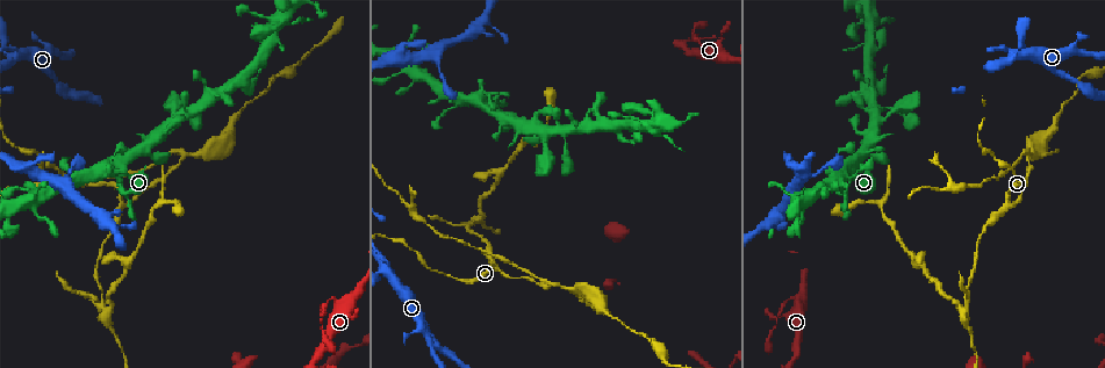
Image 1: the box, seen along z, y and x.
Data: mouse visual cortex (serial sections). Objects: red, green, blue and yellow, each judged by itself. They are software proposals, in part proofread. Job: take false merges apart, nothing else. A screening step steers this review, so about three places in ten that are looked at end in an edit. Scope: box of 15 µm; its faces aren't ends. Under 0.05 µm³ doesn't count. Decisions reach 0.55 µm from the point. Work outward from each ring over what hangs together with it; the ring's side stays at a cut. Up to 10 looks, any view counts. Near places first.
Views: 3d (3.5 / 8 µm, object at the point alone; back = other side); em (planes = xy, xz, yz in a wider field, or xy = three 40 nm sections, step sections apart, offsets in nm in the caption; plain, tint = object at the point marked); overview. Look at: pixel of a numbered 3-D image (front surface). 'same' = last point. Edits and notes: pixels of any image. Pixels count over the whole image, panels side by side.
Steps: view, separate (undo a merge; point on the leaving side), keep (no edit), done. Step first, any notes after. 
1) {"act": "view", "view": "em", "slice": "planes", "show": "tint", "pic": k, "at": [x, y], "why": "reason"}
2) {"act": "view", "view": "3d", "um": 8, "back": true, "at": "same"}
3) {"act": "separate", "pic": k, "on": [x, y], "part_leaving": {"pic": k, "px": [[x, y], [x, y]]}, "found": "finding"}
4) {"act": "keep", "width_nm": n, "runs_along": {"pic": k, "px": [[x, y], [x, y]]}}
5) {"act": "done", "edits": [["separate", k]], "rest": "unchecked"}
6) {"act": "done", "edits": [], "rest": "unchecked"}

{"act": "view", "view": "3d", "um": 8, "pic": 1, "at": [1001, 209], "why": "side arm on a straight run"}

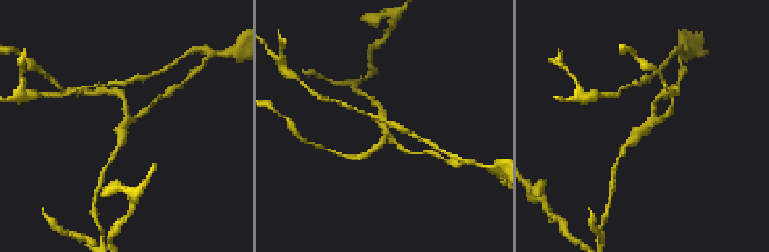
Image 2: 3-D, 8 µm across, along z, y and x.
{"act": "view", "view": "3d", "um": 3.5, "pic": 2, "at": [123, 128]}

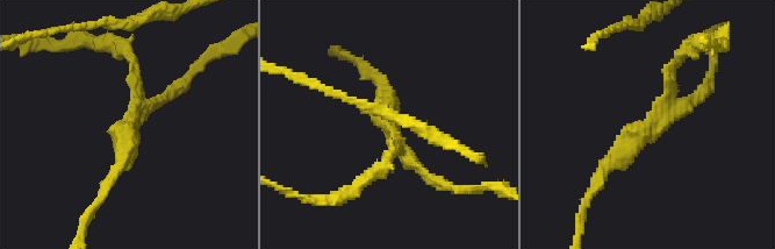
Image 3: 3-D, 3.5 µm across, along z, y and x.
{"act": "view", "view": "em", "slice": "xy", "step": 1, "show": "tint", "pic": 3, "at": [392, 130], "arms": 3, "arm_widths_nm": [150, 150, 250]}

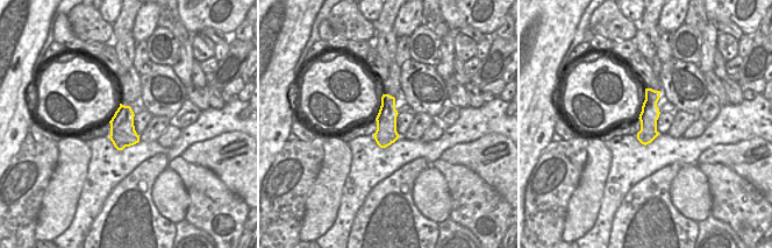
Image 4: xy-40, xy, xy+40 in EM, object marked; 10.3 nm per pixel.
{"act": "keep", "runs_along": {"pic": 4, "px": [[648, 91], [649, 117], [644, 141]]}, "found": "one cell here"}

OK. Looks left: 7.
{"act": "view", "view": "3d", "um": 3.5, "pic": 1, "at": [108, 309], "why": "sudden change in width"}

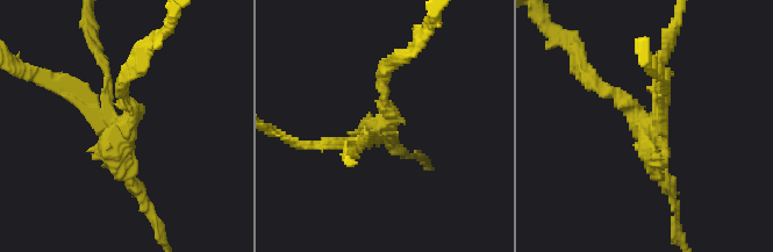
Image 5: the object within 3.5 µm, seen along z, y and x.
{"act": "view", "view": "em", "slice": "xy", "step": 1, "show": "tint", "pic": 5, "at": [122, 131], "arms": 4, "arm_widths_nm": [100, 150, 150, 200]}

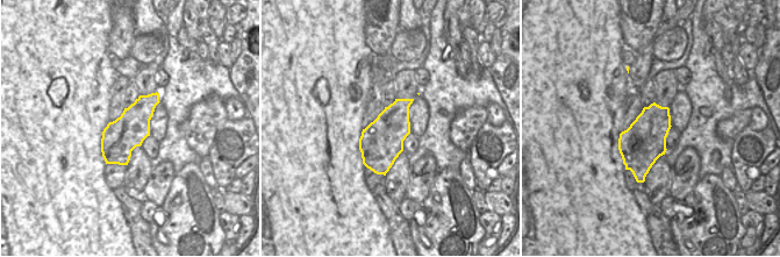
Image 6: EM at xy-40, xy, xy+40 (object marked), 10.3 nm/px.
{"act": "separate", "pic": 5, "on": [64, 91], "part_leaving": {"pic": 5, "px": [[121, 131], [135, 60]]}, "found": "two cells meet here"}

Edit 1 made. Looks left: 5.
{"act": "view", "view": "3d", "um": 3.5, "pic": 1, "at": [789, 300], "why": "narrows sharply"}

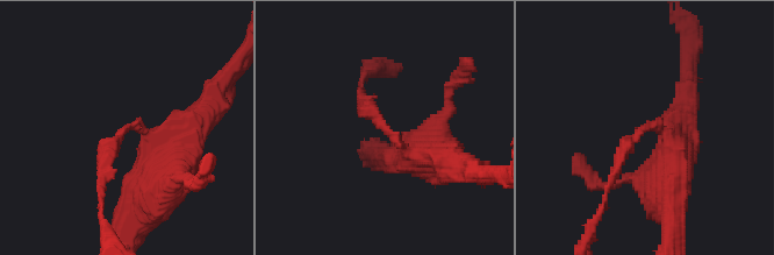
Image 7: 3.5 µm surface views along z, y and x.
{"act": "view", "view": "em", "slice": "planes", "show": "tint", "pic": 7, "at": [642, 129], "why": "shape alone is not enough"}

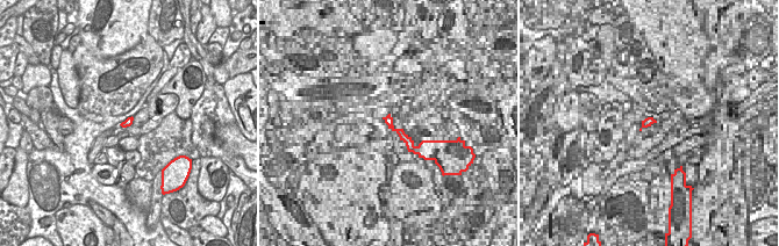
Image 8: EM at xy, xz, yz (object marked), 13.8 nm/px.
{"act": "keep", "width_nm": 120, "runs_along": {"pic": 7, "px": [[422, 157], [391, 136], [362, 94]]}, "found": "one cell here"}

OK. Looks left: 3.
{"act": "view", "view": "3d", "um": 3.5, "pic": 1, "at": [121, 167], "why": "four arms meet"}

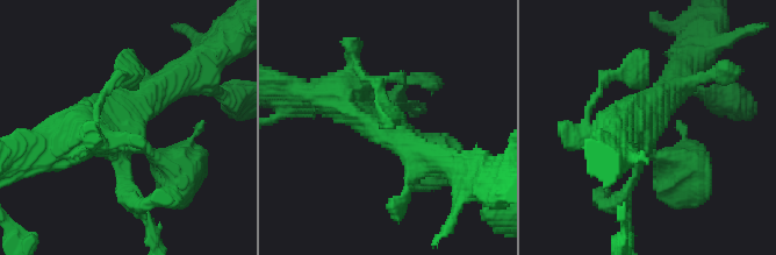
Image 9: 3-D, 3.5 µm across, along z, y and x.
{"act": "view", "view": "em", "slice": "xy", "step": 1, "show": "tint", "pic": 9, "at": [644, 128]}

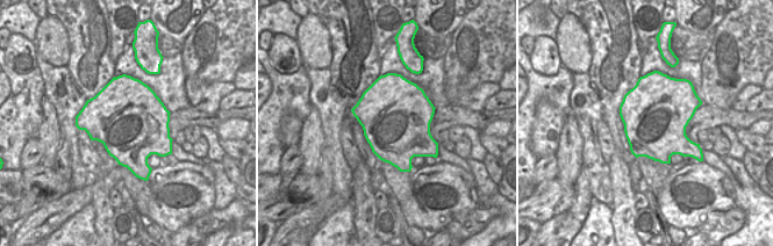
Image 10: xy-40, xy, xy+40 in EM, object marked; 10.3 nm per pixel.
{"act": "keep", "runs_along": {"pic": 9, "px": [[175, 169], [129, 119], [179, 79]]}, "found": "continuous, no second cell"}

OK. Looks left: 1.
{"act": "done", "edits": [["separate", 5]], "rest": "unchecked"}

